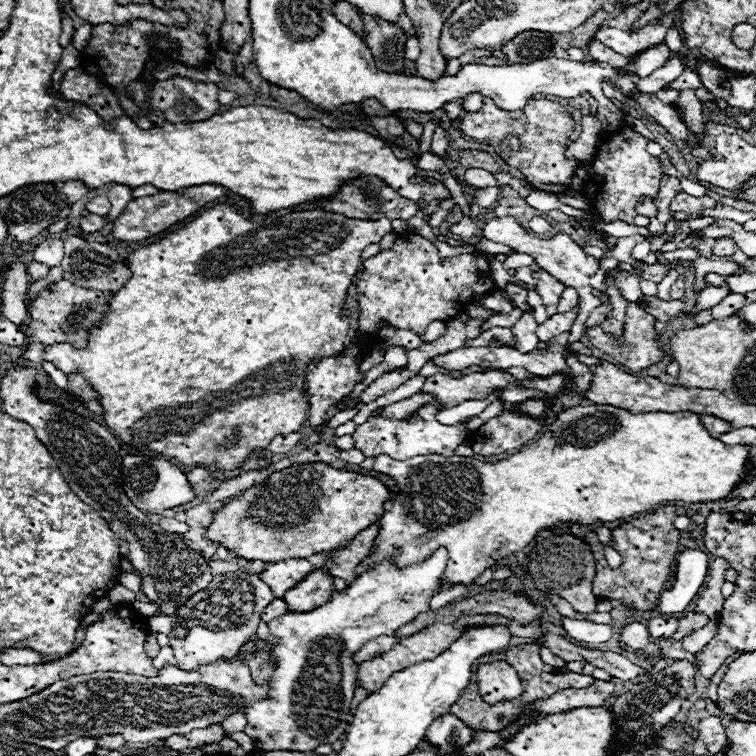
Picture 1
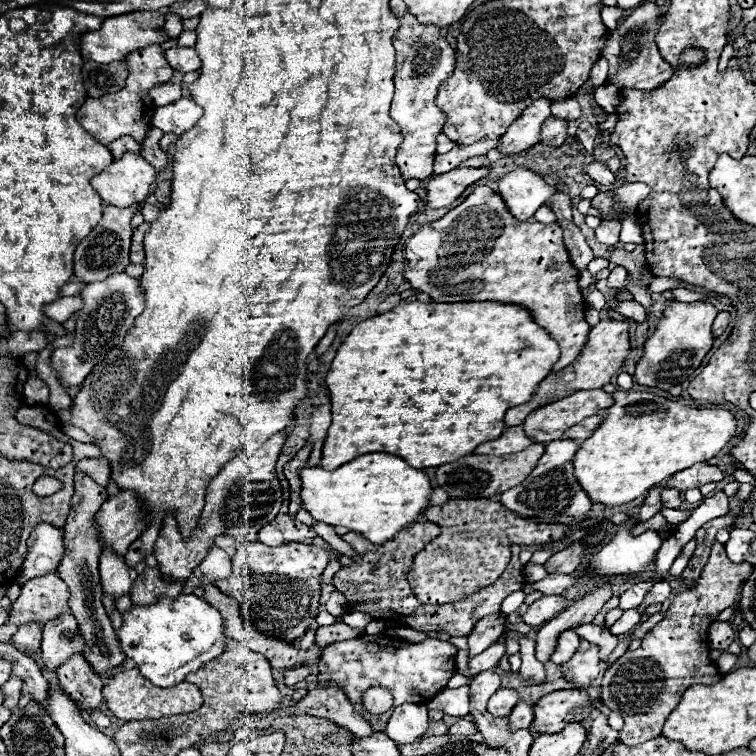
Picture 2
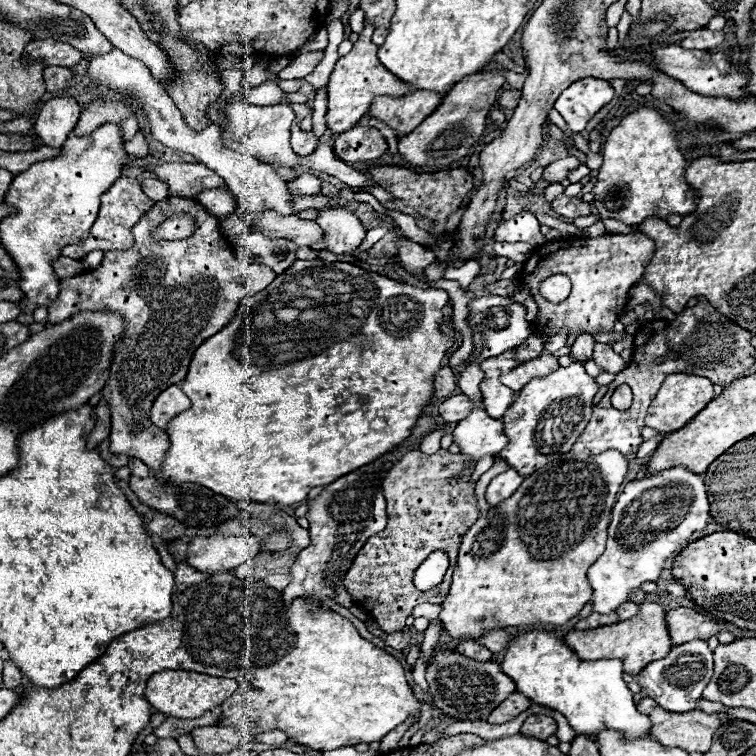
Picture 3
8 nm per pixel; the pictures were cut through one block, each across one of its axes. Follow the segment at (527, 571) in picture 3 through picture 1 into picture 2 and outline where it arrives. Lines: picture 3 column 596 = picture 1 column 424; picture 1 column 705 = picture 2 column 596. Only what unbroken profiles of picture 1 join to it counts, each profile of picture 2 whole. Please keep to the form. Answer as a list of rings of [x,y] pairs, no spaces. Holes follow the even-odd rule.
[[[618,390],[614,398],[614,408],[604,410],[602,424],[582,442],[572,460],[582,490],[592,502],[606,506],[630,502],[664,478],[718,456],[736,432],[736,420],[728,410],[690,408],[630,390]]]

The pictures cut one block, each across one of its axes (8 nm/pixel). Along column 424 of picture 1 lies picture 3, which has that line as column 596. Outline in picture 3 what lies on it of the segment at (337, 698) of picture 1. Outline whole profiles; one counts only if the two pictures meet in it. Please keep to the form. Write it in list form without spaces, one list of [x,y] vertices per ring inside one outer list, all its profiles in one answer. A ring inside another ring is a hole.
[[[674,466],[630,480],[614,504],[606,550],[588,568],[588,580],[594,588],[594,612],[610,614],[628,600],[628,592],[638,590],[644,582],[658,580],[668,560],[694,542],[708,520],[710,502],[704,474],[694,474],[686,466]]]

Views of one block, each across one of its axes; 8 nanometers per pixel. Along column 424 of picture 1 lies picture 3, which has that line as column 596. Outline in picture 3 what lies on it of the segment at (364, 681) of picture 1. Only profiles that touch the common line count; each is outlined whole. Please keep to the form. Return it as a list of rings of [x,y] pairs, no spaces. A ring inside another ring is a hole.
[[[656,602],[640,604],[638,614],[632,616],[630,620],[618,622],[612,626],[600,626],[596,630],[584,630],[584,632],[572,630],[570,634],[566,634],[564,640],[572,650],[576,650],[576,654],[582,660],[604,660],[604,658],[622,660],[624,672],[628,672],[630,676],[640,674],[640,670],[644,670],[648,662],[664,658],[674,646],[668,634],[668,626],[666,626],[666,612]]]

